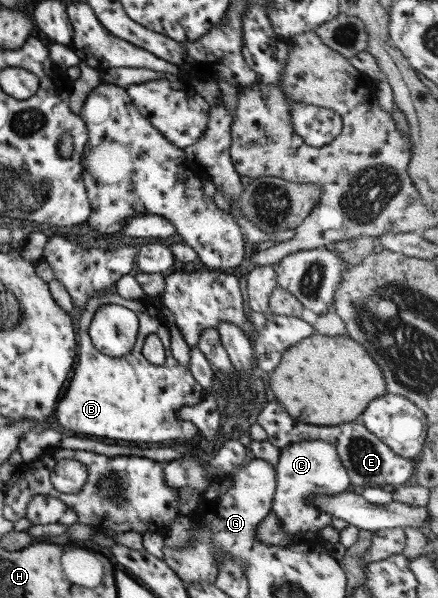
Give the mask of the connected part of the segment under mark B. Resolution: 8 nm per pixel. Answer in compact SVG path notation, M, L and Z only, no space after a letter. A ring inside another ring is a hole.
M111 288L107 292L97 292L89 297L81 310L77 326L75 366L71 370L67 388L63 390L61 398L54 406L55 411L52 412L61 428L85 436L157 444L165 440L185 441L199 435L198 429L191 422L178 420L178 411L182 406L198 404L207 393L191 377L188 369L179 365L171 356L166 318L159 306L143 299L127 300L118 297ZM105 303L121 305L136 314L137 342L129 350L129 354L121 358L111 358L109 355L98 353L89 340L88 326L94 311ZM151 334L159 337L164 348L164 362L160 367L154 367L140 353L143 339Z

